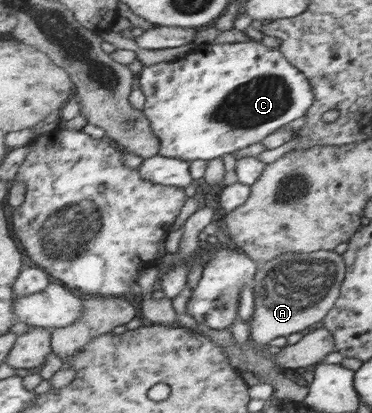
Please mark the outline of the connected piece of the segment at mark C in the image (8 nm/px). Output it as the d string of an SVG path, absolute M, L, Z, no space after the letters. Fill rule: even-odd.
M247 41L243 43L215 43L207 45L207 48L199 53L190 53L181 59L159 62L153 65L144 66L138 74L139 88L144 91L146 102L144 105L144 114L148 116L152 123L155 135L161 140L160 153L163 156L182 159L187 162L196 159L205 159L207 161L221 158L221 155L227 153L233 154L239 149L251 147L253 143L262 143L265 138L275 133L283 125L295 122L296 119L303 118L312 109L316 102L316 92L313 90L311 80L304 74L300 68L295 67L285 56L285 52L280 49L272 49L262 45L259 41Z

